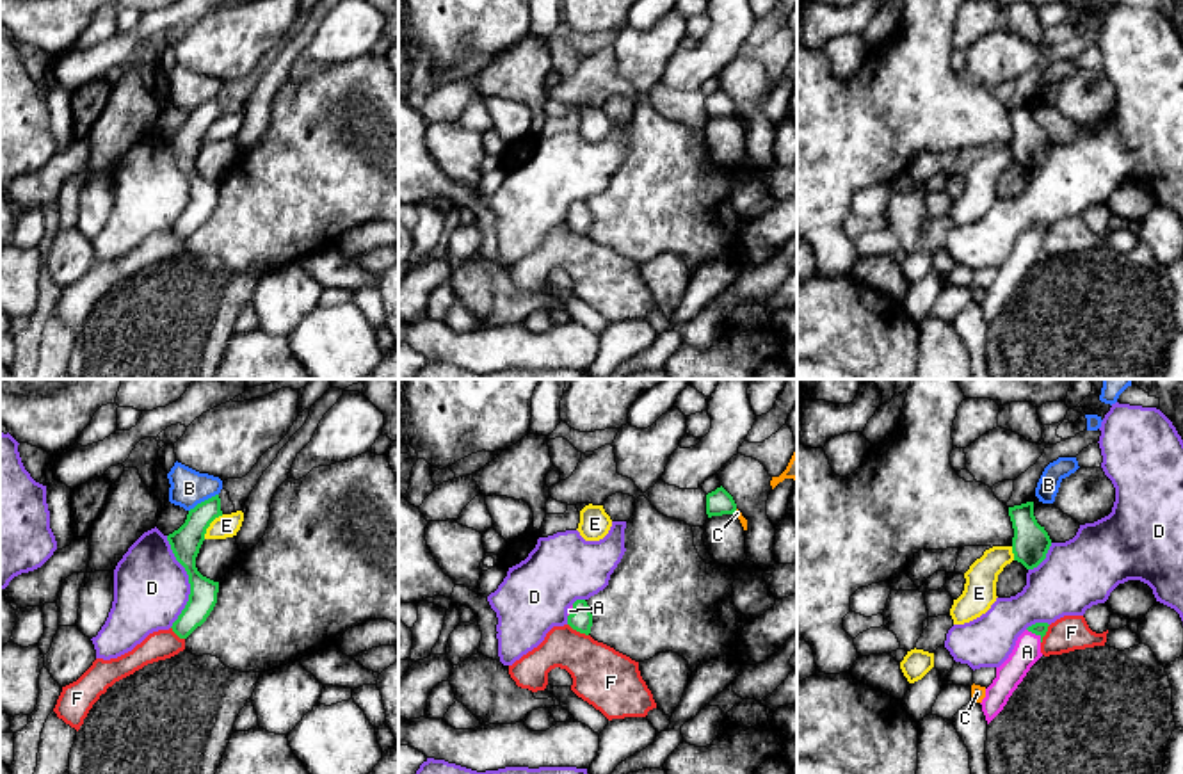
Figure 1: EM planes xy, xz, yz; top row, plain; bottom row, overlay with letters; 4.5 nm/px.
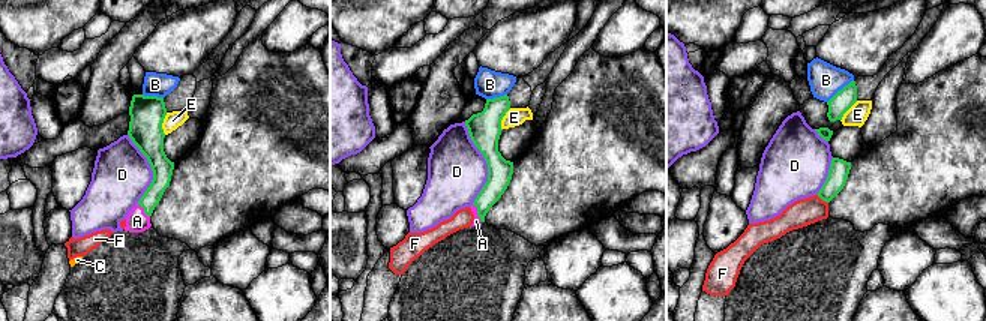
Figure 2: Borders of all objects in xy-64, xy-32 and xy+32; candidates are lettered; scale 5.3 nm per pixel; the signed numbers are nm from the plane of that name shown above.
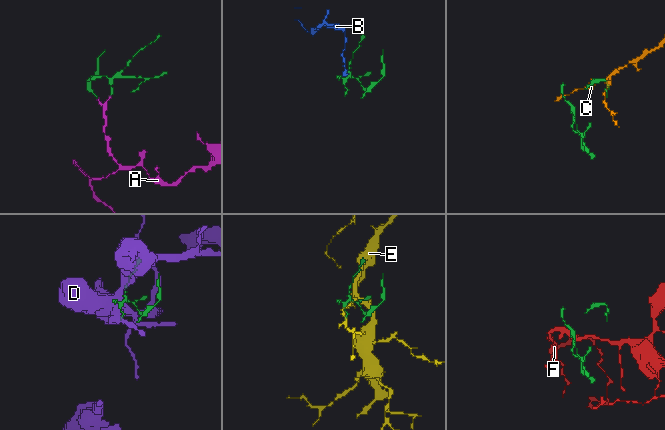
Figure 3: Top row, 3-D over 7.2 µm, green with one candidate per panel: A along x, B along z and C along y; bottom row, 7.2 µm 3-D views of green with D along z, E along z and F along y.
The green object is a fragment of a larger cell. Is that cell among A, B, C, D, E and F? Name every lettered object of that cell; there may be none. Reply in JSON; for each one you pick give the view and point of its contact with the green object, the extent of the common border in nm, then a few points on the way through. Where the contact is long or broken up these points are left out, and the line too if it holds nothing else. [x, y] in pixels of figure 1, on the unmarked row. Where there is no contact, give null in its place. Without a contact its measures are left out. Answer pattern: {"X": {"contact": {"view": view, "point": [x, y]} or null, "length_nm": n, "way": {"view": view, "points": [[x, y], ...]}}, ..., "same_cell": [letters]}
{"D": {"contact": {"view": "xy", "point": [189, 184]}, "length_nm": 420}, "same_cell": ["D"]}

